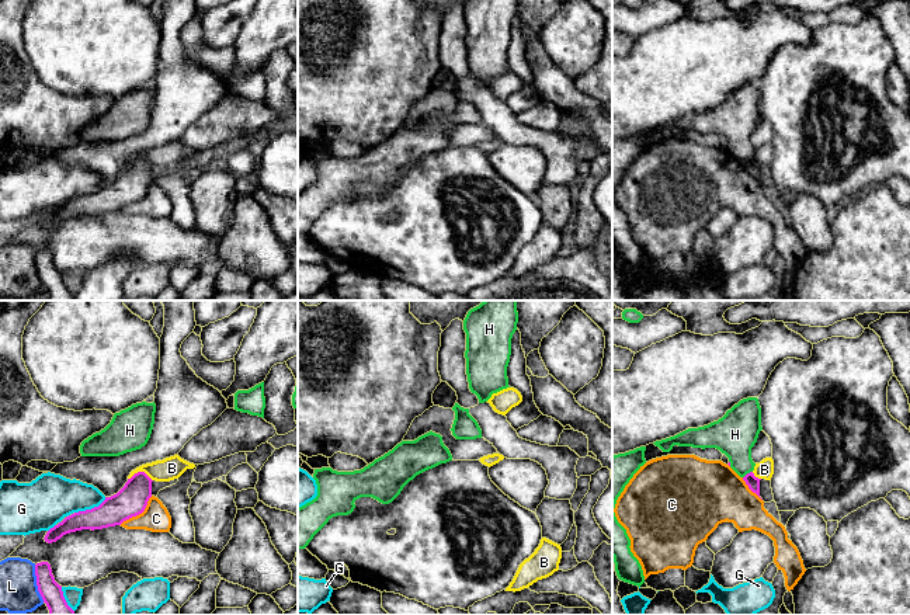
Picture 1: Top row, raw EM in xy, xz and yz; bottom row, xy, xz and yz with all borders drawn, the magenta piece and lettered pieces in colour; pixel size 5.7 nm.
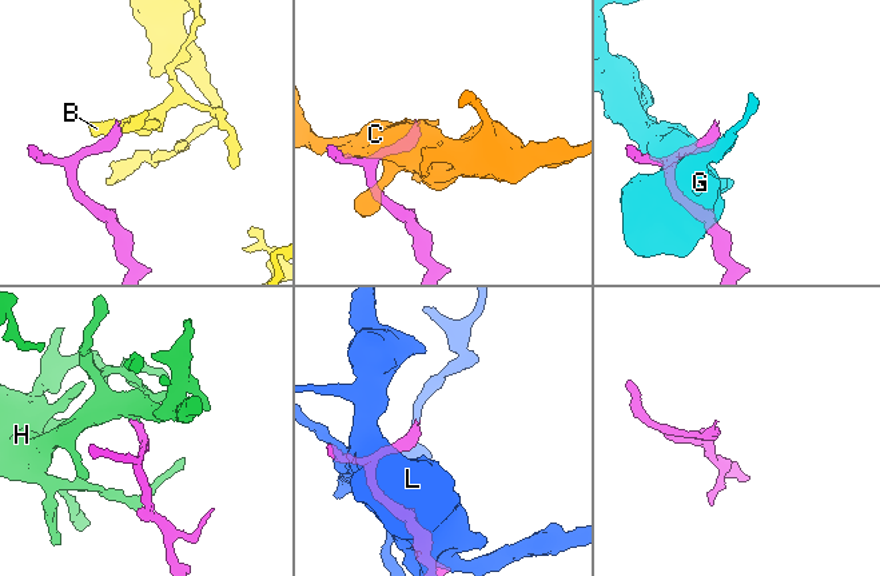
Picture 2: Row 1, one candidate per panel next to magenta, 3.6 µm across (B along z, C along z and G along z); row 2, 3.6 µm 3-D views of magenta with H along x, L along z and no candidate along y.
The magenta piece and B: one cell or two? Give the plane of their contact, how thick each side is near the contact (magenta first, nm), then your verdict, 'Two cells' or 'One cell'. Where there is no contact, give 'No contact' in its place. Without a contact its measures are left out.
Touches magenta in xy. Thickness 180 nm (magenta) against 130 nm. Two cells

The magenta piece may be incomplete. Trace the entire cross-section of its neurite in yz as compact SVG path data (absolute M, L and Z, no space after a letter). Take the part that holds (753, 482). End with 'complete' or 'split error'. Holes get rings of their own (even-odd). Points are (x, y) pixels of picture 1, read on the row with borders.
M747 397L734 404L726 414L708 425L688 428L674 437L653 442L663 452L674 445L692 448L716 448L729 458L729 466L760 497L760 480L753 470L751 448L761 427L761 407L757 397Z | split error

